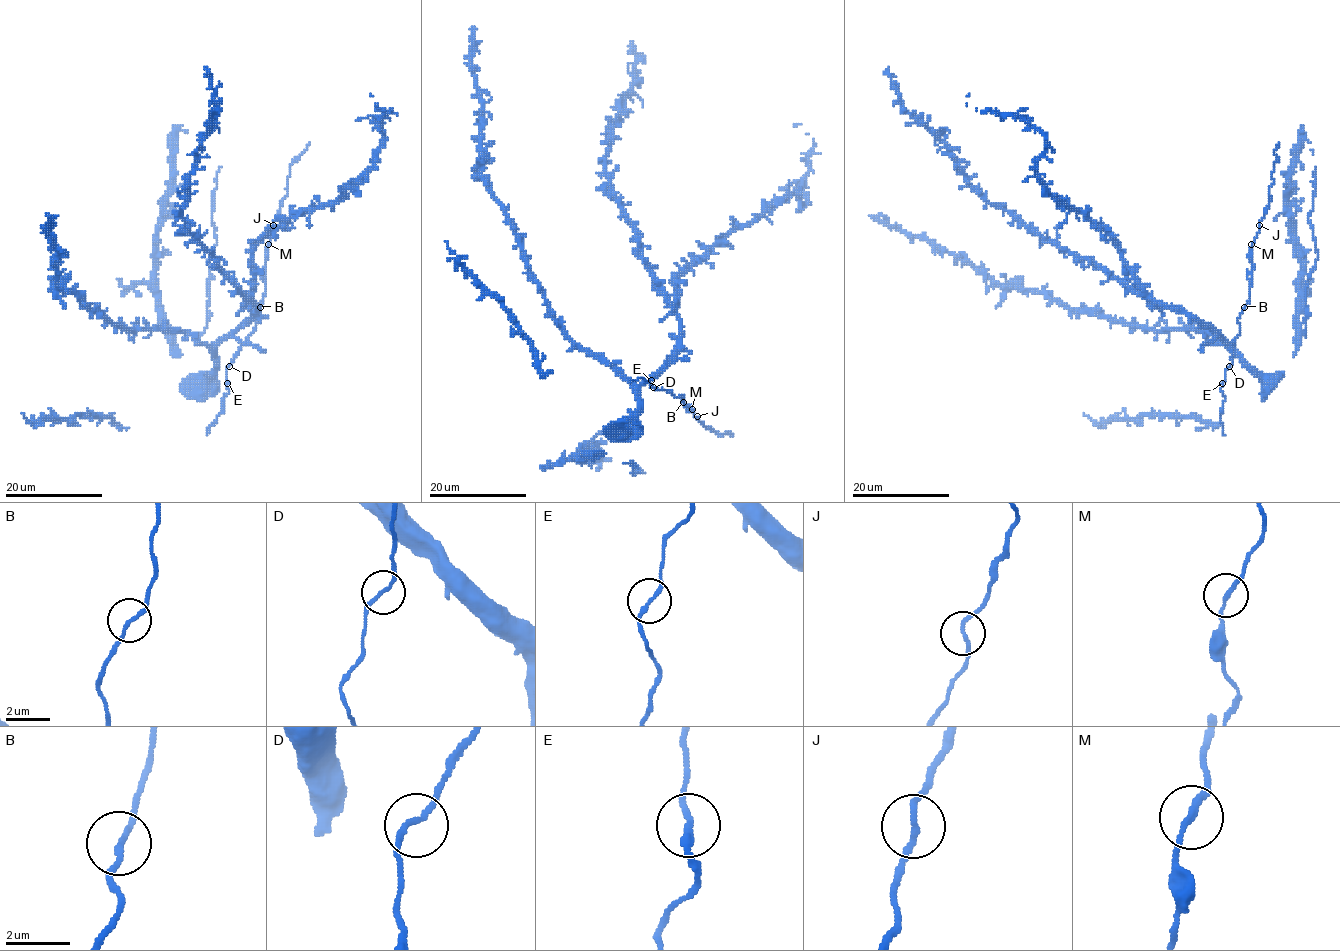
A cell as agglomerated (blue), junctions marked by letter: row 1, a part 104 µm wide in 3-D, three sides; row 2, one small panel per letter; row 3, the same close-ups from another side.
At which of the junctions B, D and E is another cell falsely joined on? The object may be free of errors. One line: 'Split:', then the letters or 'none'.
Split: none

